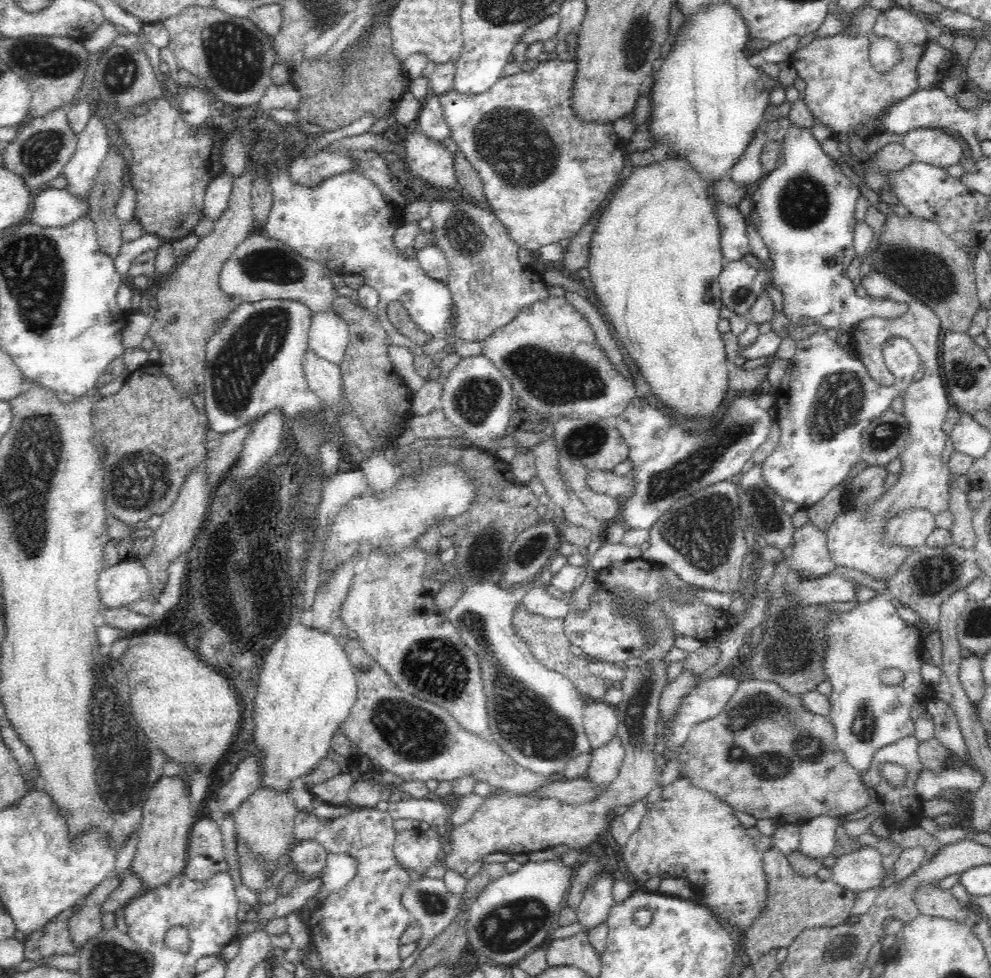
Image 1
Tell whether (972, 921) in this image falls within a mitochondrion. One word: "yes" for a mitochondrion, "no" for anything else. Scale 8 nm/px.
no

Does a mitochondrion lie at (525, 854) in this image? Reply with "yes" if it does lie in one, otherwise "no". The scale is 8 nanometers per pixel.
no

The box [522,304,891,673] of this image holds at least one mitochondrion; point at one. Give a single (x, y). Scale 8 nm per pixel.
(701, 532)

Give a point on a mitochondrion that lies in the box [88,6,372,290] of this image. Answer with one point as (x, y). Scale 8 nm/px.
(235, 54)

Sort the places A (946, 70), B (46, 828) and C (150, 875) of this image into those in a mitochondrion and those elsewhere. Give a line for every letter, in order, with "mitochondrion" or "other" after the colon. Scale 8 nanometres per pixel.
A: other
B: mitochondrion
C: other

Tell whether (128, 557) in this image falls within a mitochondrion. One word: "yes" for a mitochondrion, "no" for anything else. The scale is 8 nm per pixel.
no

